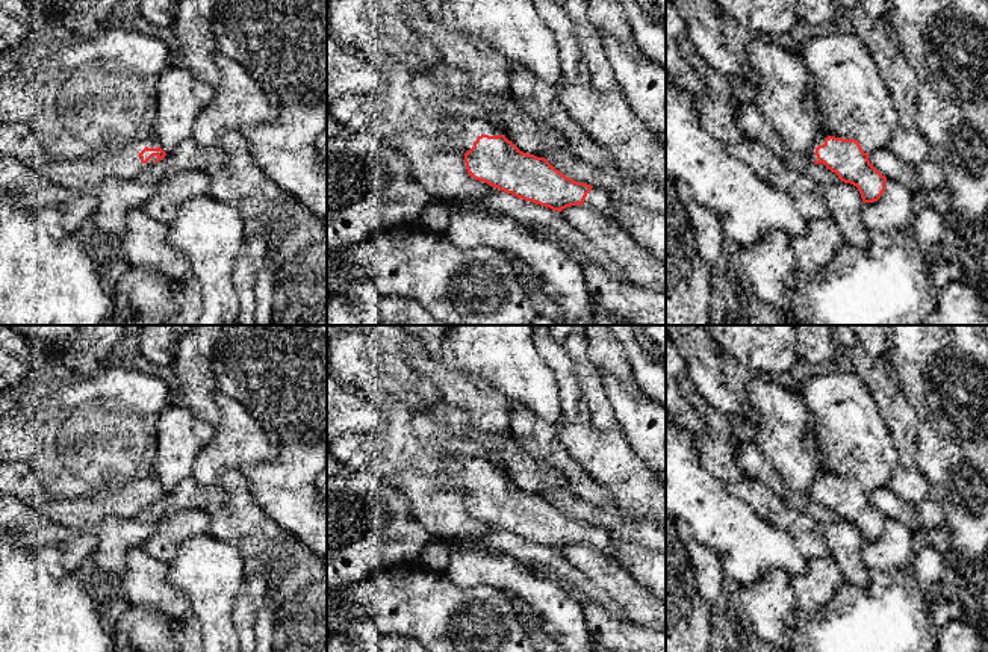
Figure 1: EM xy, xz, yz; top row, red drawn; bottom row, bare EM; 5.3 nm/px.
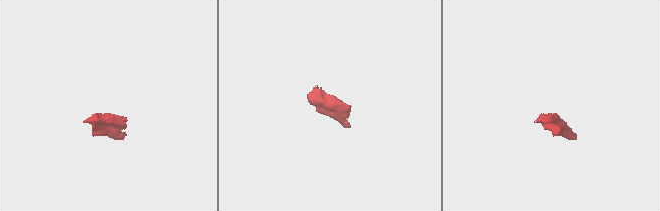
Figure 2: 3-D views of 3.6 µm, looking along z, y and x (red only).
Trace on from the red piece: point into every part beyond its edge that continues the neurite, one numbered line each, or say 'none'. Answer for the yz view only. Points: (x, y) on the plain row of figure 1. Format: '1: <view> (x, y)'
1: yz (810, 493)

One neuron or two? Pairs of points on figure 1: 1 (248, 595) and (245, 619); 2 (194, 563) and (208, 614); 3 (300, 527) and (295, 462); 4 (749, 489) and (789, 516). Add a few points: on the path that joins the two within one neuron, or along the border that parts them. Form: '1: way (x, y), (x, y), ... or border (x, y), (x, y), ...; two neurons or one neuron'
1: way (248, 601), (245, 613); one neuron
2: way (206, 575), (208, 602); one neuron
3: way (298, 510), (295, 507), (295, 478); one neuron
4: way (758, 496), (779, 515); one neuron

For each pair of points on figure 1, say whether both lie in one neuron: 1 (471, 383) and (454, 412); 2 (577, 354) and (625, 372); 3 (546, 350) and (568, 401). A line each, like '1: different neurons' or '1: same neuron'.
1: same neuron
2: different neurons
3: same neuron

